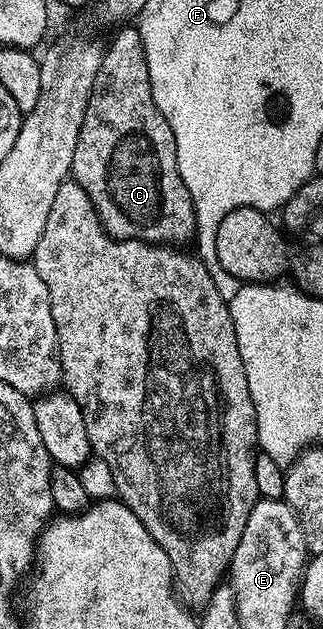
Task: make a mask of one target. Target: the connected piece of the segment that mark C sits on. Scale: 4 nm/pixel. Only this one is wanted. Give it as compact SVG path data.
M124 24L106 46L104 62L96 77L90 100L86 104L86 116L82 120L82 132L78 132L78 144L74 144L74 160L71 177L90 196L100 222L112 238L122 242L154 242L157 244L188 244L197 237L194 204L182 176L178 172L178 156L174 144L174 132L166 124L166 116L158 112L150 88L150 72L146 64L146 48L142 48L142 36L132 24Z

